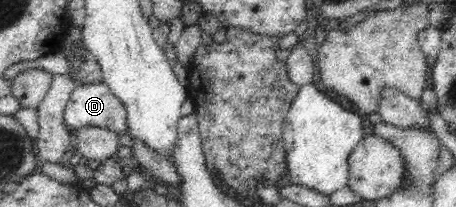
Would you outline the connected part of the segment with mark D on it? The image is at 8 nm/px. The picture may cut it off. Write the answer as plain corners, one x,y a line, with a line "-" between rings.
92,82
92,84
77,83
75,89
72,90
73,94
69,99
68,105
64,110
64,125
65,127
80,131
87,127
95,127
100,129
107,129
117,135
132,136
128,133
128,123
126,123
126,109
112,94
108,85
103,82

